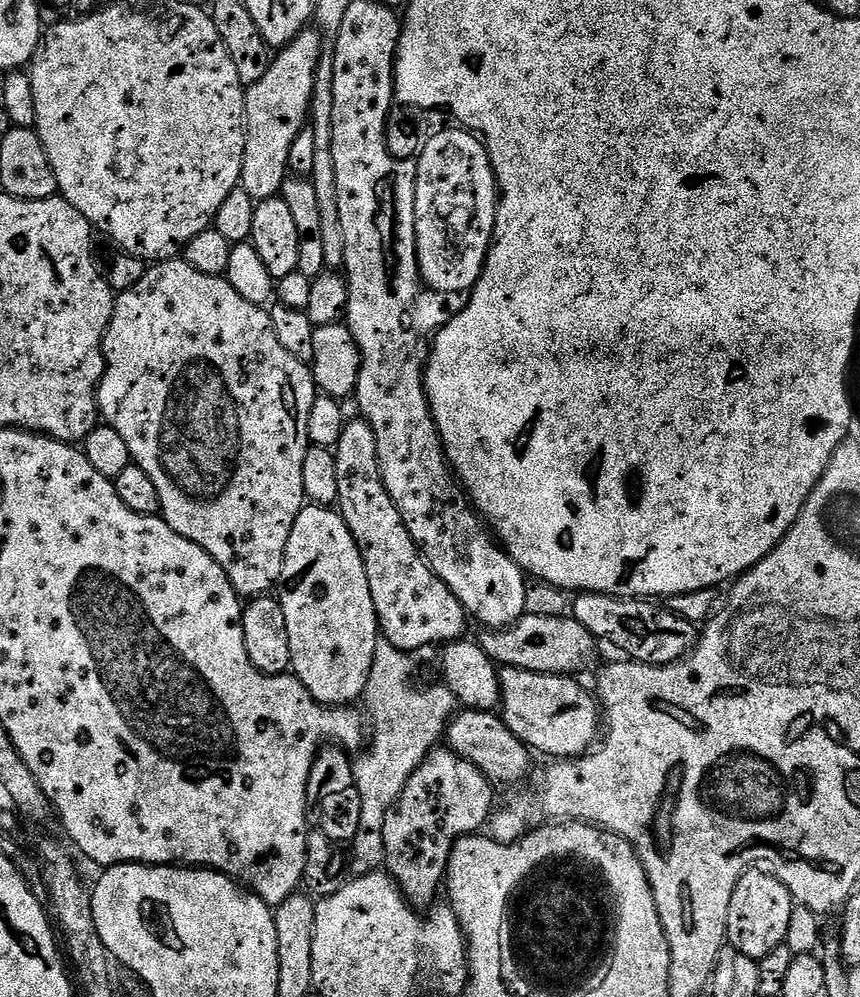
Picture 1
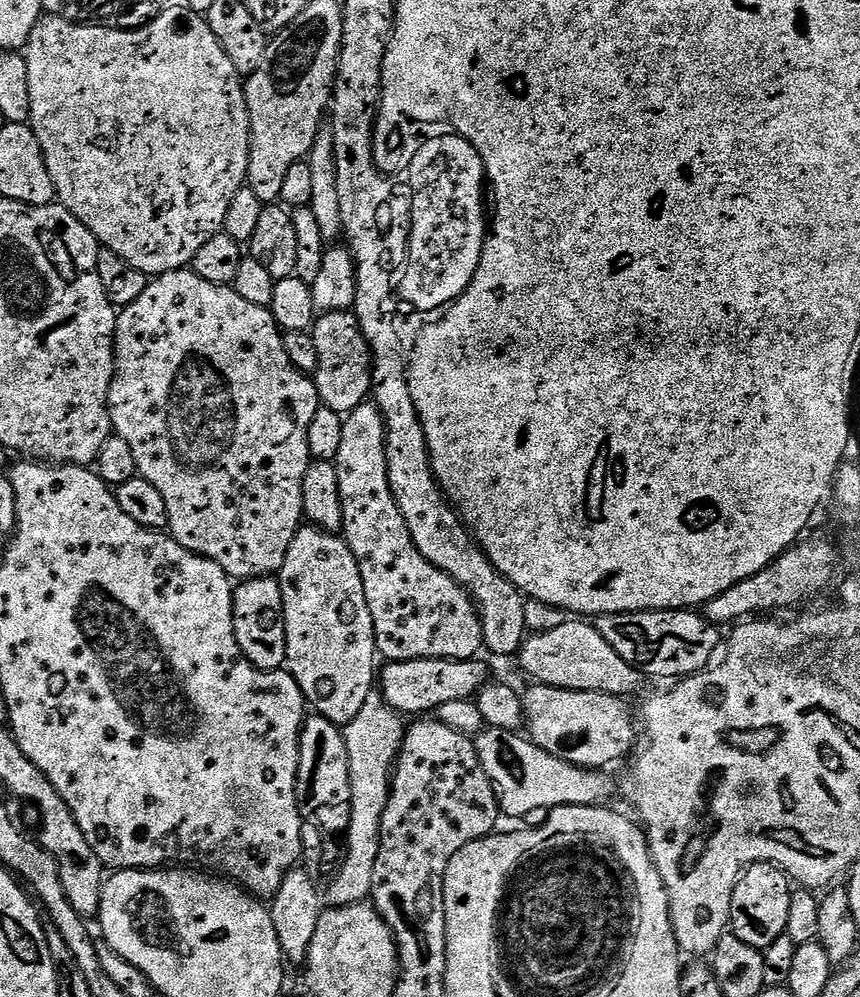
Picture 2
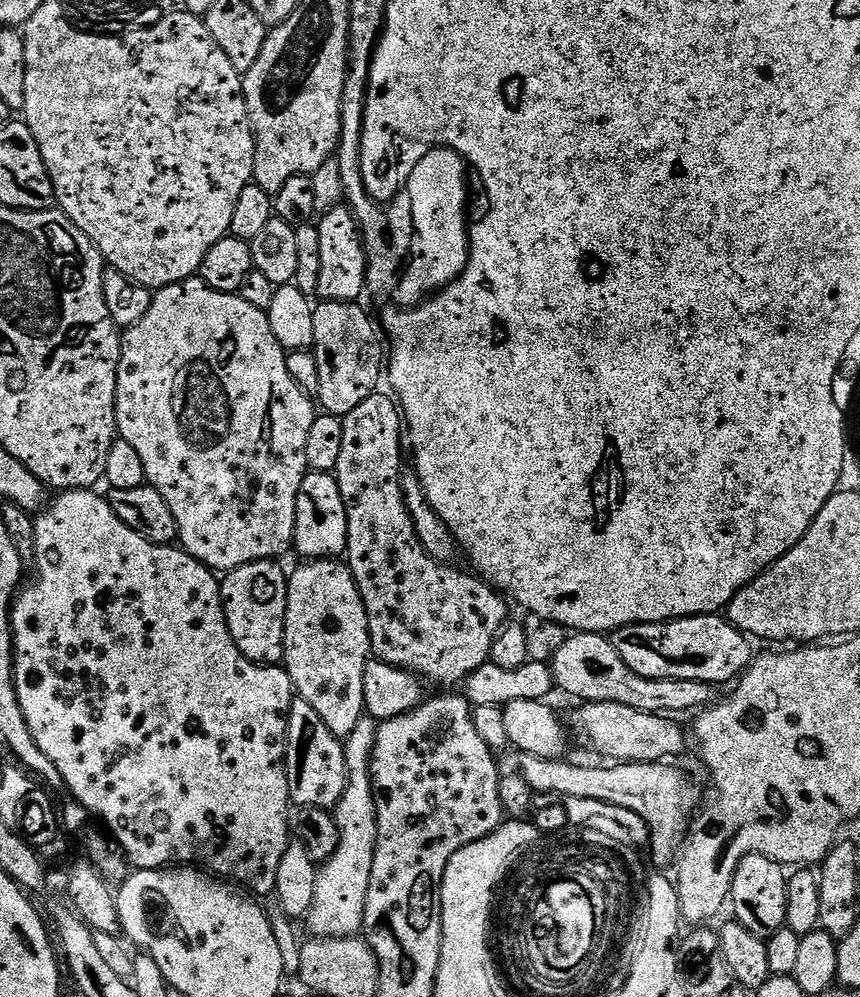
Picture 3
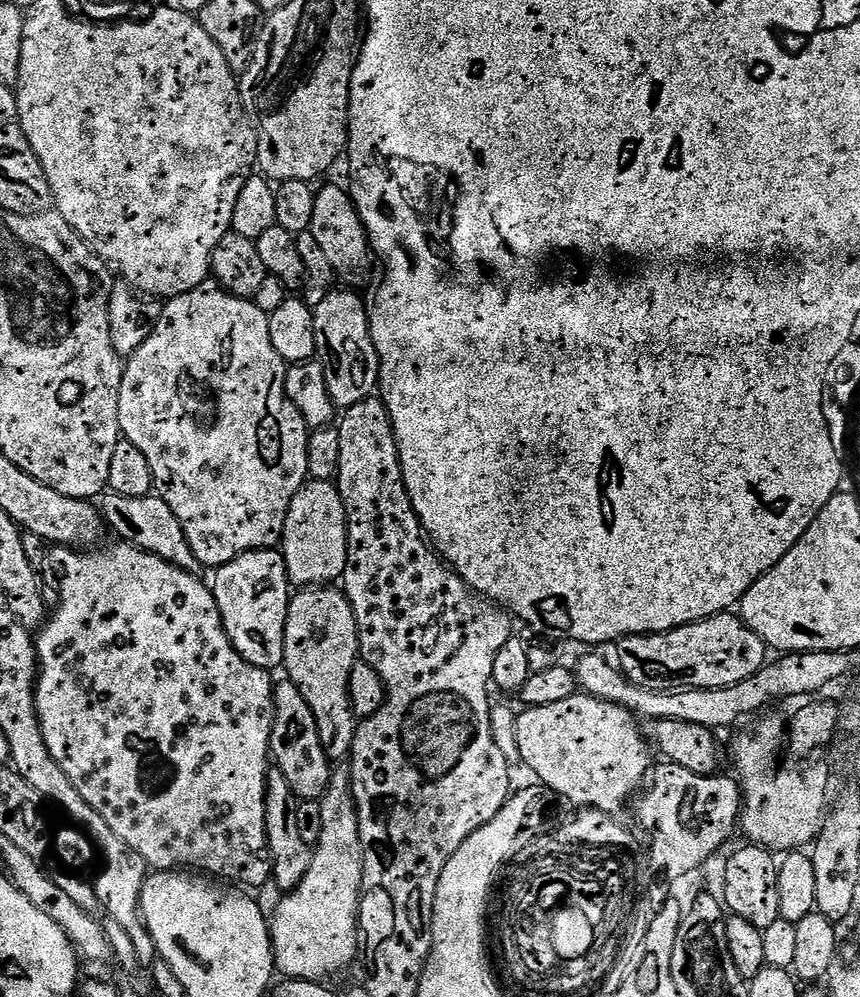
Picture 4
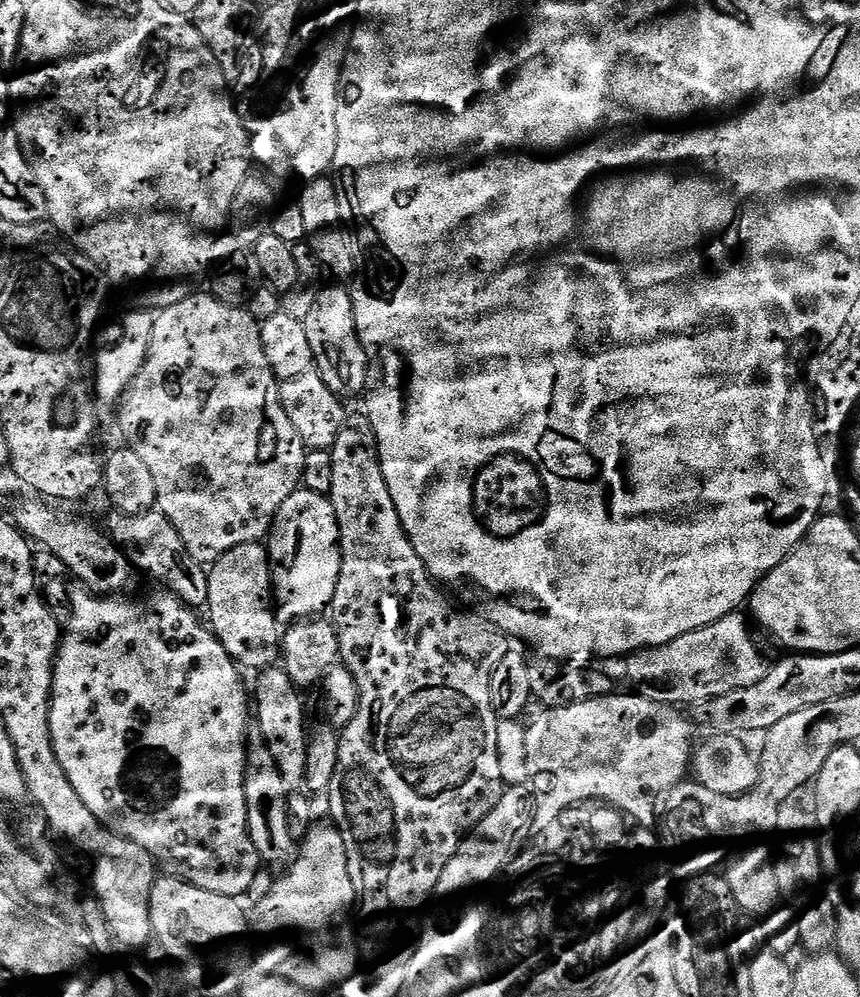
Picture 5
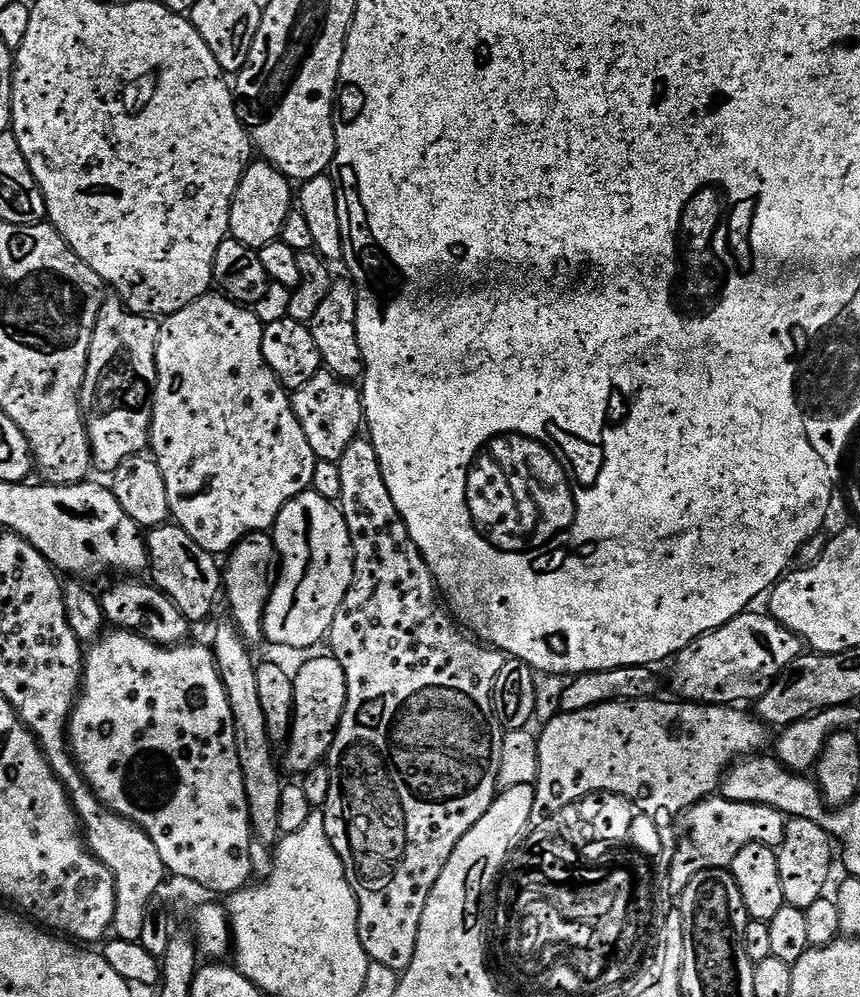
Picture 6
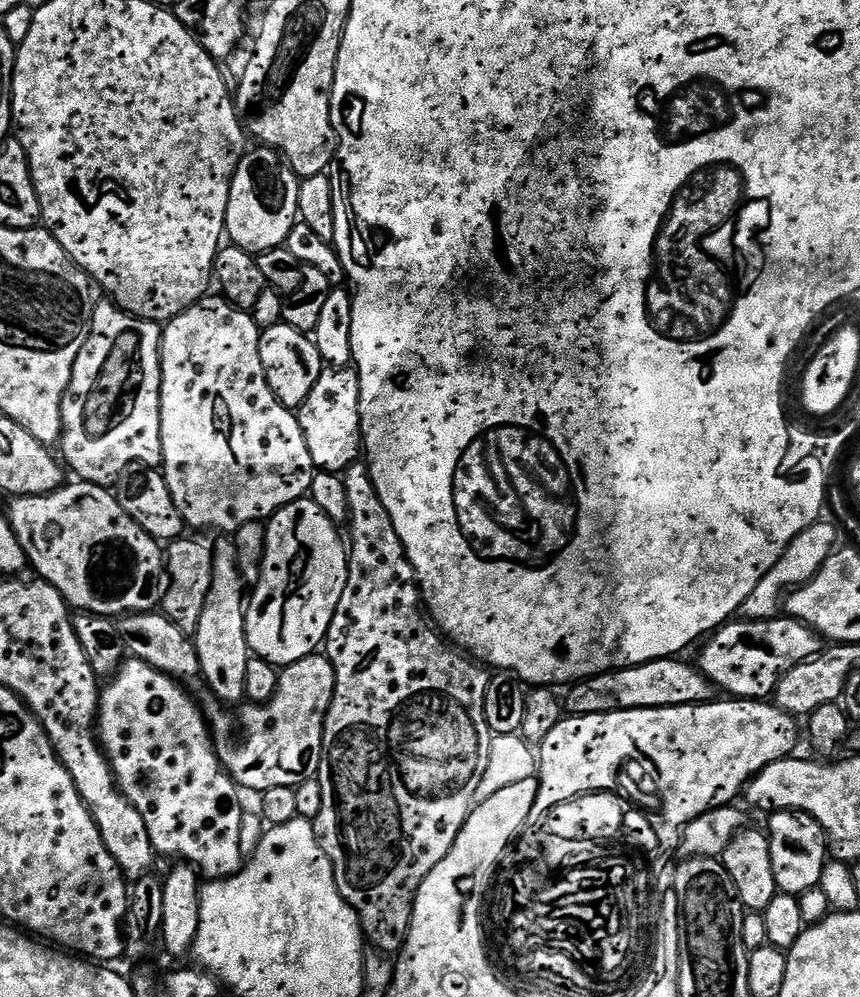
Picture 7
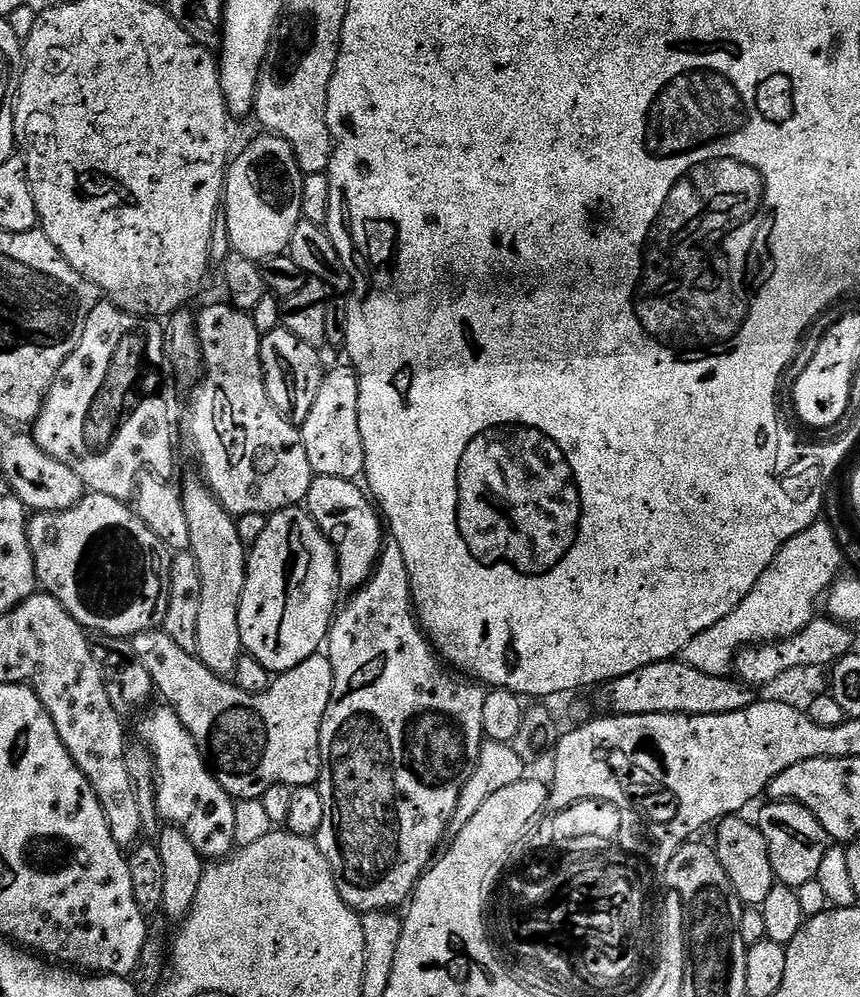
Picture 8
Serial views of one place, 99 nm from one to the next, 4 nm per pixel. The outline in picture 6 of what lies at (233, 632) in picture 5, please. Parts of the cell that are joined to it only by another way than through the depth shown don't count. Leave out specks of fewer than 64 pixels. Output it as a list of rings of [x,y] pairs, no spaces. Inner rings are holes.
[[[252,532],[243,536],[227,553],[228,565],[225,563],[222,568],[222,596],[228,599],[228,608],[232,611],[231,623],[236,625],[245,641],[264,640],[264,607],[268,604],[270,573],[276,555],[275,543],[268,532]]]

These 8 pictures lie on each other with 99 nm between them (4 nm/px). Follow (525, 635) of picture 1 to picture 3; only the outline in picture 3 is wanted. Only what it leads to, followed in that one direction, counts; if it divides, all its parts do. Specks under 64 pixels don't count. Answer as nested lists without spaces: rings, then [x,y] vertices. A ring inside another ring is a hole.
[[[577,632],[569,635],[567,640],[558,646],[550,661],[552,679],[555,687],[560,688],[568,696],[573,696],[576,702],[618,702],[622,706],[634,706],[634,710],[643,712],[659,712],[661,714],[676,714],[672,712],[692,712],[703,710],[717,699],[717,689],[711,684],[703,684],[697,680],[686,678],[642,678],[642,674],[634,674],[626,662],[622,662],[622,654],[614,650],[611,639],[599,632]]]

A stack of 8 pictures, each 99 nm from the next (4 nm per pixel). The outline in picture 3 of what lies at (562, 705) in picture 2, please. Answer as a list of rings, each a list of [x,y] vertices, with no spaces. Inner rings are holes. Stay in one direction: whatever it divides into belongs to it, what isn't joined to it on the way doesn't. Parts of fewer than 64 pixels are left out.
[[[587,702],[581,703],[579,706],[576,706],[576,709],[572,712],[572,724],[570,720],[570,732],[573,737],[576,736],[585,744],[588,748],[593,748],[600,756],[609,756],[609,761],[612,762],[631,762],[634,764],[654,764],[660,761],[663,761],[665,758],[672,758],[668,756],[676,756],[684,748],[684,732],[675,724],[675,719],[669,718],[667,715],[661,714],[659,712],[643,712],[642,710],[634,710],[634,706],[622,706],[618,702],[594,702],[589,704]]]

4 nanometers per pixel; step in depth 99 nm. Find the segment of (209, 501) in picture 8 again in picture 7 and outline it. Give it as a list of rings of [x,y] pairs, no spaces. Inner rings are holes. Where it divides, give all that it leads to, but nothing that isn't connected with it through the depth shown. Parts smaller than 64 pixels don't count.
[[[228,538],[217,540],[220,541],[215,541],[212,550],[210,594],[206,594],[206,606],[202,606],[202,618],[198,621],[194,643],[200,663],[200,676],[208,683],[212,691],[209,693],[225,706],[236,706],[246,697],[246,662],[250,658],[244,625],[246,592],[240,585],[242,577],[235,543]]]

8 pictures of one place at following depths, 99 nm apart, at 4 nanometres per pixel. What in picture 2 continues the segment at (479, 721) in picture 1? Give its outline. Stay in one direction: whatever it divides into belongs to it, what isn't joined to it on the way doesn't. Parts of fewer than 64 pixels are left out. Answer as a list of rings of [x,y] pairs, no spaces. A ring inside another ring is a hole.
[[[485,727],[475,737],[474,743],[478,758],[496,787],[505,817],[528,816],[539,808],[551,810],[563,808],[566,804],[607,805],[611,801],[608,799],[618,792],[617,781],[615,784],[607,776],[607,771],[575,768],[562,758],[554,758],[554,754],[542,750],[519,731]]]

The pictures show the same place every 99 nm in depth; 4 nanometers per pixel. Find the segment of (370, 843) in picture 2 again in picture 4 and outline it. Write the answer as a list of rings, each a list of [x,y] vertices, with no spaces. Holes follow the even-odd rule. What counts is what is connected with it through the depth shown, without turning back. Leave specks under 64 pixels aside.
[[[333,771],[332,780],[328,783],[326,794],[319,801],[322,810],[322,838],[314,846],[312,853],[312,861],[310,862],[310,870],[306,870],[306,878],[302,878],[302,882],[294,889],[293,892],[287,893],[284,901],[278,906],[278,910],[270,918],[270,931],[272,933],[272,953],[276,959],[277,969],[285,977],[294,980],[315,980],[323,981],[324,976],[332,976],[335,972],[340,972],[355,956],[358,956],[358,921],[360,919],[360,898],[364,891],[364,851],[362,850],[362,838],[358,830],[358,814],[356,813],[356,803],[352,797],[352,782],[347,771]]]

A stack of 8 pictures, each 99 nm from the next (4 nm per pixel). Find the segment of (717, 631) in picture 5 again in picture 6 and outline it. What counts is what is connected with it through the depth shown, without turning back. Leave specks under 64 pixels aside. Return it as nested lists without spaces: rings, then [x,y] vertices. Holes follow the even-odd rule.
[[[746,611],[741,616],[735,616],[730,622],[726,622],[726,626],[707,632],[705,636],[699,636],[674,657],[670,664],[672,688],[680,695],[677,697],[681,701],[725,706],[740,706],[743,705],[743,700],[758,701],[784,673],[786,666],[790,666],[790,662],[794,662],[802,655],[802,641],[799,636],[795,636],[790,629],[779,624],[771,614],[756,611]]]

